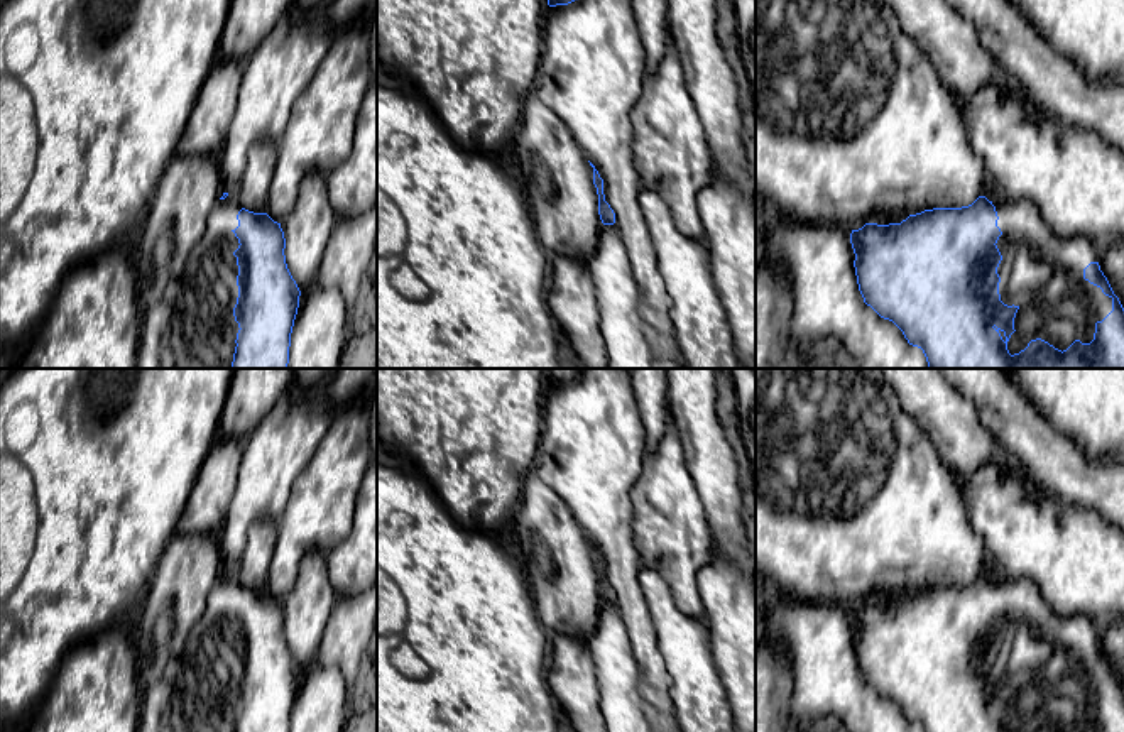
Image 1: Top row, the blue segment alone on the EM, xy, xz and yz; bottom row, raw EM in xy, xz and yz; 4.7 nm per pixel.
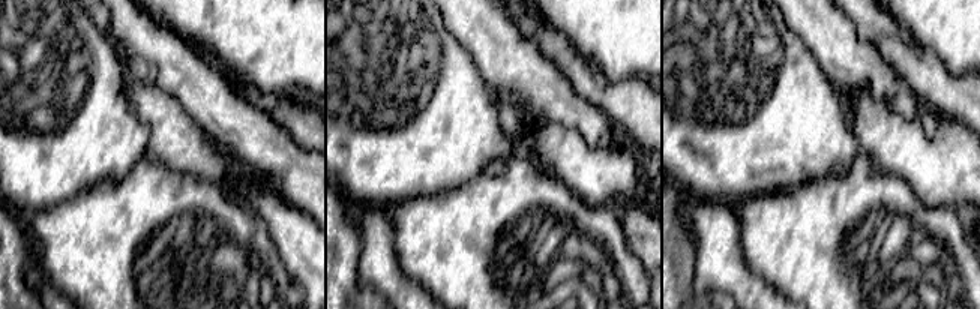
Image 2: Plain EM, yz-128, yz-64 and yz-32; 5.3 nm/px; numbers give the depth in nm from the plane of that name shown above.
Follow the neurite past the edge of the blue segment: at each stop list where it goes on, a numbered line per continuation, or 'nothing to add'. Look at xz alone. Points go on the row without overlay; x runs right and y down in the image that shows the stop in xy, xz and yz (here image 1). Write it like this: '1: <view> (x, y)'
nothing to add

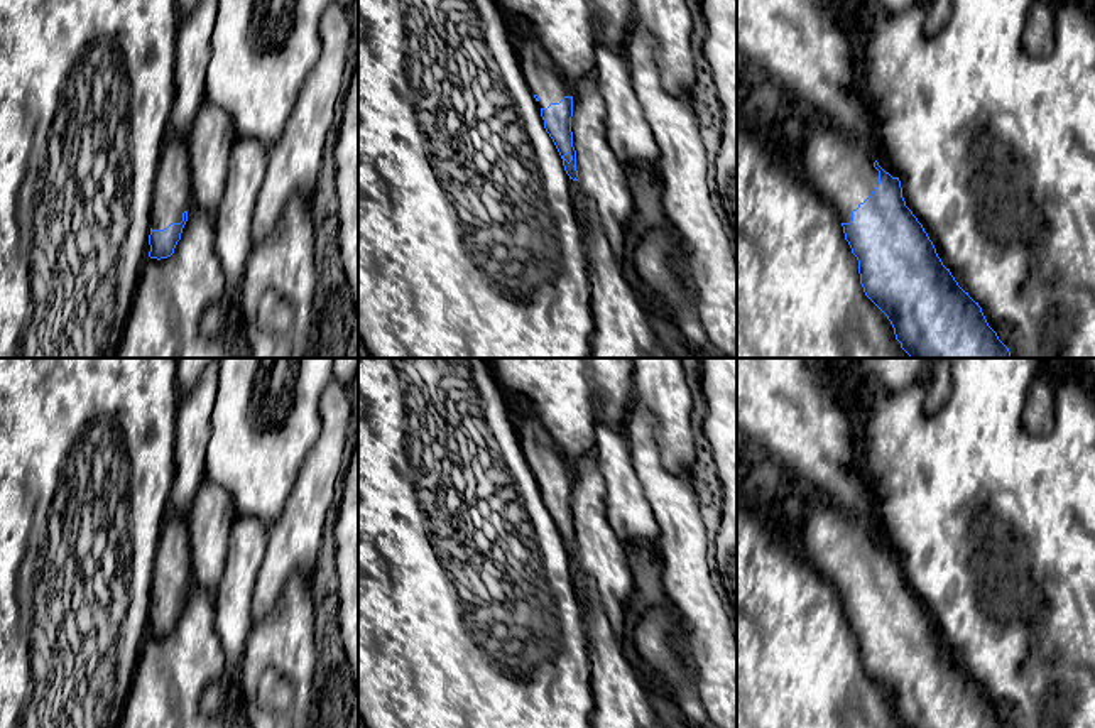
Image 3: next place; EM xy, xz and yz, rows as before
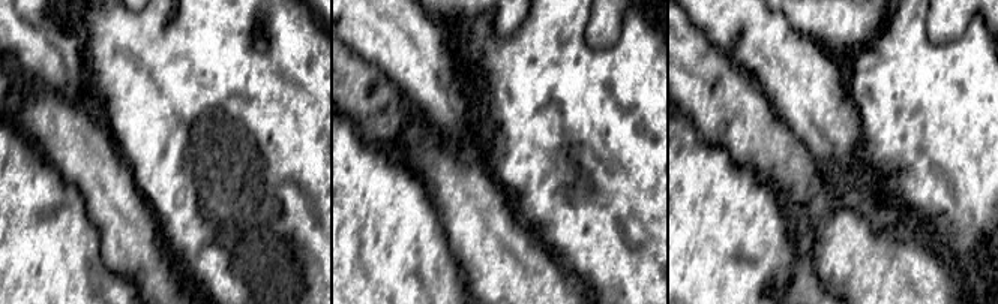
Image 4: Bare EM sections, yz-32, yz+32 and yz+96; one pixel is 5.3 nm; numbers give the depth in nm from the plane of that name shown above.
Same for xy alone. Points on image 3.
1: xy (171, 575)

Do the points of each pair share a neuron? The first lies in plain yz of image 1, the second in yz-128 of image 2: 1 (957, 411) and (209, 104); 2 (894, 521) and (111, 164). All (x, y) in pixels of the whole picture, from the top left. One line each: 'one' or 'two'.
1: one
2: one

